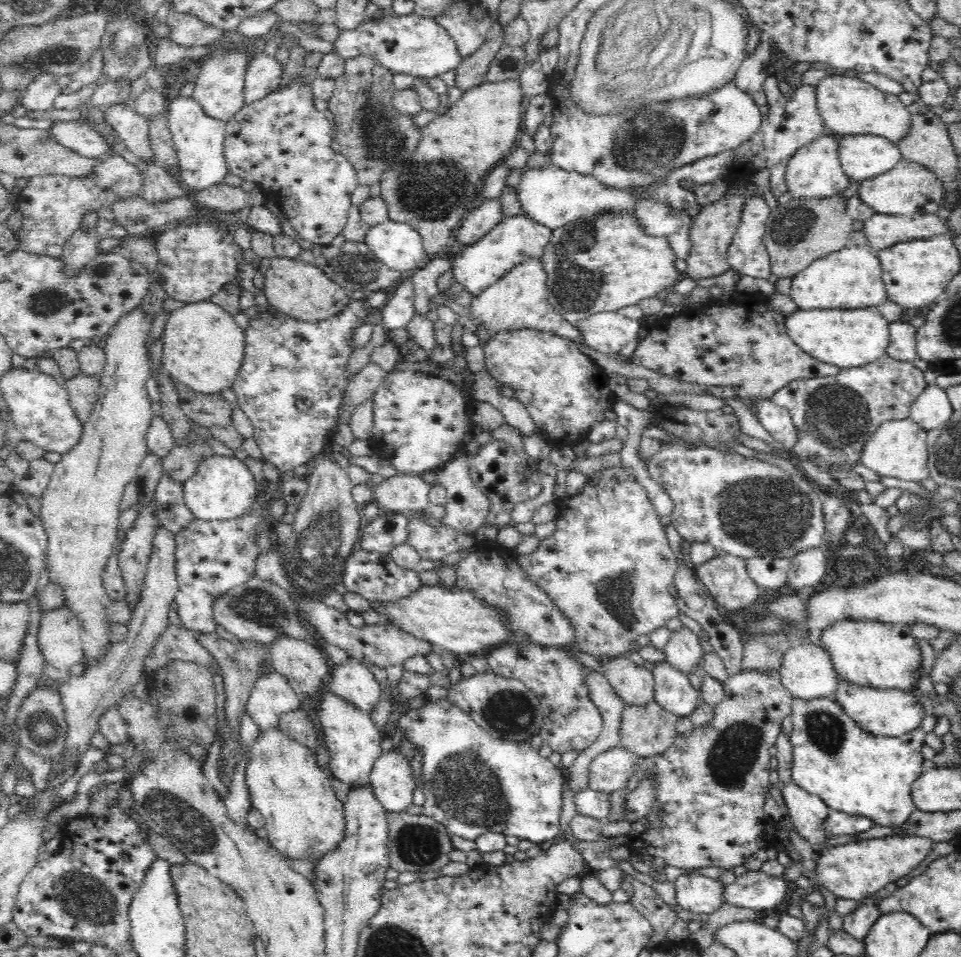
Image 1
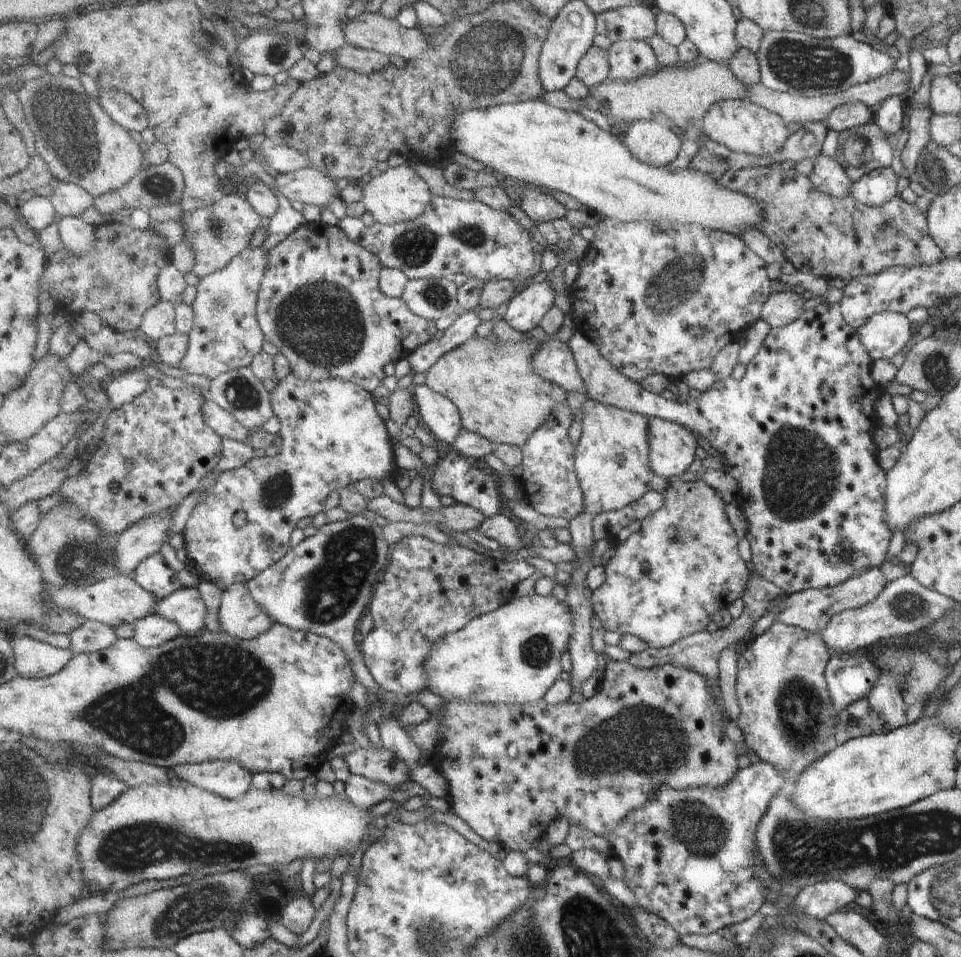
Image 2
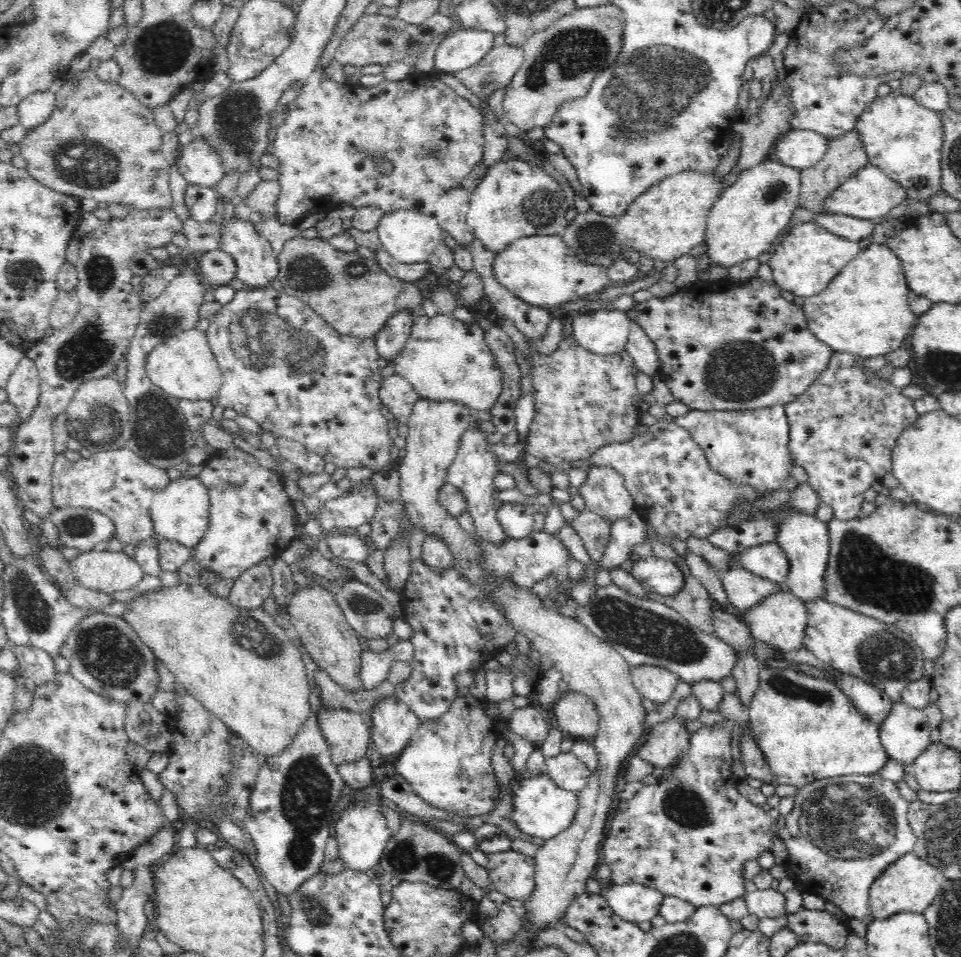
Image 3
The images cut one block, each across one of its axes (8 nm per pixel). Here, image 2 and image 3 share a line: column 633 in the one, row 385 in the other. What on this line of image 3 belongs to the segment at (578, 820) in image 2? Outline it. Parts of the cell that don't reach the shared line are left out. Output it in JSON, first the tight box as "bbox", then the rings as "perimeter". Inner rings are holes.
{"bbox":[627,277,833,411],"perimeter":[[[752,277],[746,282],[736,282],[729,278],[726,280],[726,286],[711,288],[694,288],[694,290],[680,289],[671,296],[663,298],[652,297],[642,303],[635,302],[627,310],[628,318],[632,322],[637,322],[654,341],[657,346],[660,357],[661,367],[659,373],[665,378],[665,383],[671,390],[673,400],[683,402],[691,410],[703,411],[743,411],[765,409],[778,403],[787,405],[789,402],[796,400],[797,396],[804,394],[809,386],[827,369],[833,350],[825,342],[818,340],[809,329],[803,307],[798,307],[792,301],[788,301],[780,295],[781,288],[776,283],[766,283],[760,281],[758,277]]]}

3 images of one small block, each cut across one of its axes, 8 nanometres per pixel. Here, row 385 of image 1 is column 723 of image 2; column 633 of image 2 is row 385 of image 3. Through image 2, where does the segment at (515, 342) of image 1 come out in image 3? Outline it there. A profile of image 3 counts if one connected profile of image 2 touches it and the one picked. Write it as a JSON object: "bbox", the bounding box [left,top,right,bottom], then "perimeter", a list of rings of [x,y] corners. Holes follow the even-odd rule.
{"bbox":[524,333,641,466],"perimeter":[[[572,333],[564,336],[558,350],[550,356],[536,351],[540,342],[527,341],[535,390],[535,417],[524,444],[526,454],[540,459],[544,466],[554,466],[588,459],[610,442],[626,442],[635,437],[634,428],[640,423],[640,411],[636,404],[640,402],[641,394],[636,388],[636,367],[627,352],[605,355],[590,352],[574,340]]]}

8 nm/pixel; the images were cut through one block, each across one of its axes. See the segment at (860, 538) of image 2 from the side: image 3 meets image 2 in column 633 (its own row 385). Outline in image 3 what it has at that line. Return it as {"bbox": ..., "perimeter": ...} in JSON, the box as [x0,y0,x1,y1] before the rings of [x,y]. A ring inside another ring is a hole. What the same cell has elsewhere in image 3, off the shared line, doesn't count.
{"bbox":[378,373,419,424],"perimeter":[[[397,373],[382,378],[378,390],[380,402],[392,412],[399,424],[407,424],[415,402],[419,399],[414,387]]]}

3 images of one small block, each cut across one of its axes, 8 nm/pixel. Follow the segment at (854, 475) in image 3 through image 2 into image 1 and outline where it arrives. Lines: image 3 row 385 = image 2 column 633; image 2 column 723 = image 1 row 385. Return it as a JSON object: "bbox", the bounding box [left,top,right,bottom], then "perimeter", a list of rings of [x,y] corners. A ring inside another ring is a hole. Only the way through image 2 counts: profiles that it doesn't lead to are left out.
{"bbox":[771,355,928,462],"perimeter":[[[888,355],[870,364],[851,369],[842,369],[837,375],[829,377],[801,378],[785,384],[773,394],[771,401],[783,407],[790,413],[794,426],[798,429],[798,439],[795,442],[800,456],[822,456],[830,462],[858,462],[862,449],[873,432],[886,421],[904,420],[908,418],[911,404],[918,395],[926,390],[928,383],[925,374],[916,369],[909,360],[894,359]]]}

